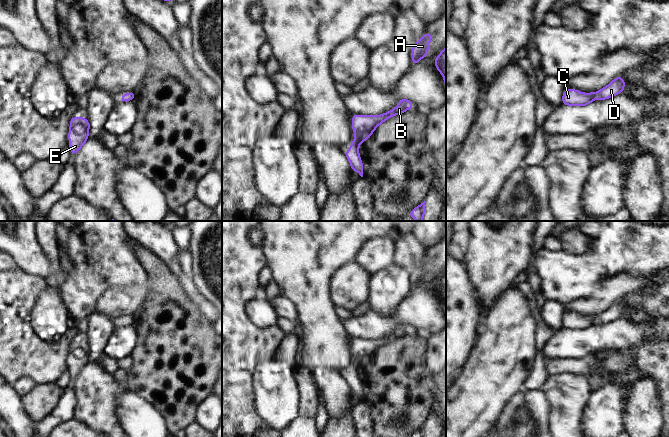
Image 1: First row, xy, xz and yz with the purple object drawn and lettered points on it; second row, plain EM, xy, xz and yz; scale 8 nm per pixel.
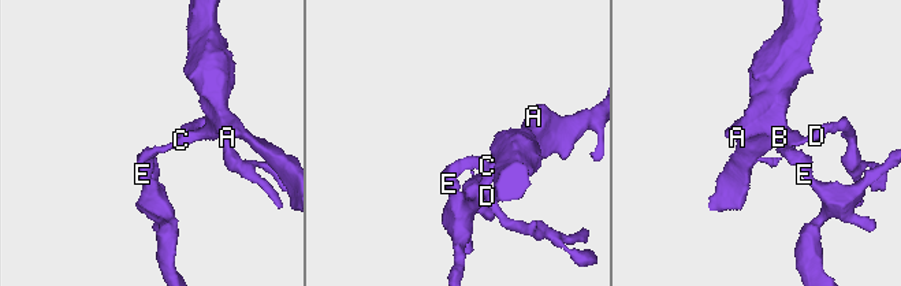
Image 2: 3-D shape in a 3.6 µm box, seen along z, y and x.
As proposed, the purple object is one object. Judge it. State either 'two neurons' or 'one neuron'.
one neuron

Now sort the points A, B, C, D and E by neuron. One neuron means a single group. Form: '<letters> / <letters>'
A B C D E

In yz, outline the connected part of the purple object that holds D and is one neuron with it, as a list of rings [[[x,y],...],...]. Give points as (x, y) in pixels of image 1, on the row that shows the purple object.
[[[619,75],[607,86],[597,92],[582,93],[580,90],[566,89],[562,95],[562,104],[567,106],[587,106],[594,100],[606,100],[621,94],[625,88],[625,81]]]

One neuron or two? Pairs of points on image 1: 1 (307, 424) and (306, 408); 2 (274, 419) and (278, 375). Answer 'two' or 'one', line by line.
1: two
2: one

